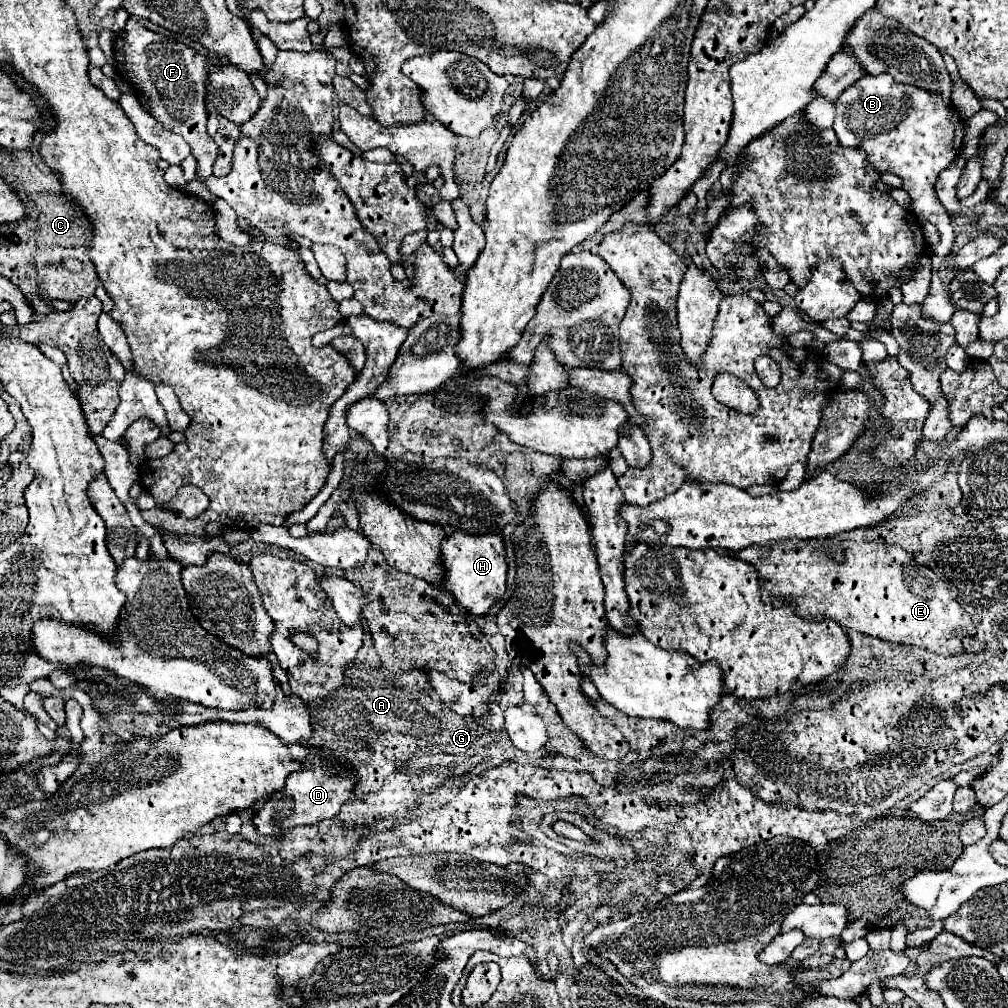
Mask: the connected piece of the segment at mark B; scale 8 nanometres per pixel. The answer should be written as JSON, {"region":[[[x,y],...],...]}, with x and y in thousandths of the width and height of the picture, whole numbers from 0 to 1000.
{"region":[[[857,74],[847,84],[843,84],[843,88],[839,88],[839,92],[835,92],[835,96],[831,96],[829,118],[827,118],[825,128],[831,134],[831,144],[851,146],[851,148],[859,150],[861,166],[865,166],[871,172],[887,172],[895,178],[897,189],[907,199],[907,211],[911,213],[911,217],[923,219],[925,223],[929,223],[929,227],[933,231],[933,241],[923,249],[925,265],[931,265],[931,269],[933,269],[935,263],[940,263],[938,257],[946,245],[948,233],[946,233],[940,209],[935,205],[935,201],[929,195],[927,182],[929,182],[931,174],[950,156],[952,146],[954,146],[956,120],[952,118],[946,104],[937,102],[933,92],[923,92],[923,90],[911,88],[907,84],[895,84],[895,82],[887,80],[883,74]]]}

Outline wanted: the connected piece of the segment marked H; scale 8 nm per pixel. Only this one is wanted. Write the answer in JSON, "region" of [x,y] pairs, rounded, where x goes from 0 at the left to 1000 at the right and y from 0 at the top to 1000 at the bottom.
{"region":[[[450,527],[442,537],[438,537],[438,559],[442,564],[440,580],[446,584],[450,594],[470,612],[482,610],[490,598],[500,592],[502,586],[502,545],[500,545],[500,531],[486,529],[486,531],[466,531],[458,527]]]}

